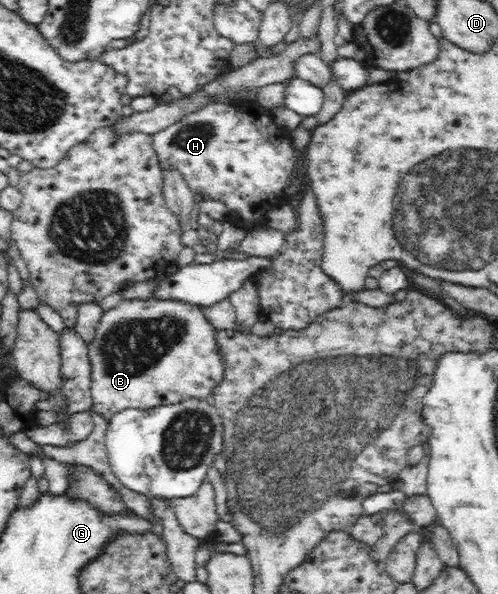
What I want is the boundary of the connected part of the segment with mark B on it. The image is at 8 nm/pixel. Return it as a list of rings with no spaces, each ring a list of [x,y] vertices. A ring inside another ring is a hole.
[[[122,299],[116,307],[103,313],[93,339],[87,343],[87,357],[91,365],[91,410],[109,420],[130,408],[150,409],[178,403],[186,396],[211,398],[223,372],[223,363],[215,345],[215,331],[200,313],[198,305],[172,299]]]

